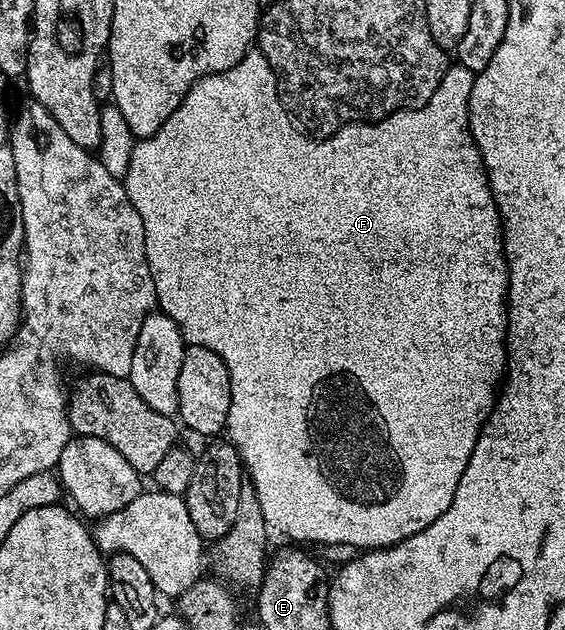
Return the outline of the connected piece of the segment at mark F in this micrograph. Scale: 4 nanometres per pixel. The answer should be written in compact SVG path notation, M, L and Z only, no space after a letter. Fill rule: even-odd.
M251 50L251 51L249 51L249 52L247 52L247 54L246 54L246 56L245 56L245 57L244 57L244 59L243 59L243 60L241 60L241 61L240 61L240 62L236 62L236 66L232 66L232 67L231 67L231 68L229 68L229 69L228 69L228 70L224 70L224 71L223 71L223 72L217 72L217 73L216 73L216 74L212 74L212 75L211 75L211 76L205 76L205 77L204 77L204 78L200 78L200 79L199 79L199 80L197 80L197 82L195 82L195 84L194 84L194 85L192 85L192 86L191 86L191 88L190 88L190 89L189 89L189 90L188 90L188 94L187 94L187 95L186 95L186 97L184 97L184 98L183 98L183 99L182 99L182 101L181 101L181 102L180 102L180 106L176 106L176 110L172 110L172 114L171 114L171 115L170 115L170 117L169 117L169 118L168 118L168 119L166 119L166 121L165 121L165 122L164 122L164 123L162 123L162 125L161 125L161 126L160 126L160 130L156 130L156 134L152 134L152 135L151 135L151 136L143 136L143 137L141 137L141 139L139 139L139 140L138 140L138 141L137 141L137 143L135 143L135 145L134 145L134 149L133 149L133 150L132 150L132 156L131 156L131 161L130 161L130 162L129 162L129 163L128 163L128 170L127 170L127 174L126 174L126 176L125 176L125 177L124 177L124 183L125 183L125 185L126 185L126 193L127 193L127 194L128 194L128 198L129 198L129 199L130 199L130 201L131 201L131 202L132 202L132 206L136 206L136 214L140 214L140 218L141 218L141 219L142 219L142 221L143 221L143 222L144 222L144 250L145 250L145 251L146 251L146 257L147 257L147 258L148 258L148 266L149 266L149 267L150 267L150 273L151 273L151 274L152 274L152 282L153 282L153 283L154 283L154 285L155 285L155 286L156 286L156 294L157 294L157 295L158 295L158 302L157 302L157 307L158 307L158 308L159 308L159 309L161 309L161 311L162 311L162 312L163 312L163 313L164 313L164 314L165 314L165 316L167 316L167 317L168 317L168 318L172 318L172 322L176 322L176 326L177 326L177 327L178 327L178 329L179 329L179 330L180 330L180 334L181 334L181 335L182 335L182 339L183 339L183 341L185 341L185 343L186 343L186 344L187 344L187 345L191 345L191 344L195 344L195 345L196 345L196 346L208 346L208 350L216 350L216 354L220 354L220 358L221 358L221 359L222 359L222 361L223 361L223 362L224 362L224 366L228 366L228 370L229 370L229 371L230 371L230 409L229 409L229 410L228 410L228 418L227 418L227 419L226 419L226 427L225 427L225 431L226 431L226 432L227 432L227 433L229 433L229 432L230 432L230 436L228 436L228 440L229 440L229 443L231 443L231 444L233 444L233 445L234 445L234 447L235 447L235 448L237 448L237 449L238 449L238 454L239 454L239 456L241 456L241 458L242 458L242 463L243 463L243 465L244 465L244 468L245 468L245 471L246 471L246 472L247 472L247 473L248 473L248 480L249 480L249 483L251 483L251 484L253 484L253 486L254 486L254 489L255 489L255 490L256 490L256 498L257 498L257 499L258 499L258 501L259 501L259 502L260 502L260 510L264 510L264 522L265 522L265 523L266 523L266 527L267 527L267 529L270 529L270 530L273 530L273 531L274 531L274 528L275 528L275 530L276 530L276 531L278 531L278 532L279 532L279 534L280 534L280 535L282 535L282 536L287 536L287 538L288 538L288 539L290 539L290 540L287 540L287 541L290 541L290 542L302 542L302 541L298 541L298 540L307 540L307 542L308 542L308 543L310 543L310 544L318 544L318 545L317 545L317 546L325 546L325 545L328 545L328 544L347 544L347 545L348 545L348 546L352 546L352 547L353 547L353 548L354 548L354 549L356 549L356 550L369 550L369 549L372 549L372 548L391 548L391 547L392 547L392 545L394 545L394 544L398 544L398 543L400 543L400 541L401 541L401 540L403 540L403 539L404 539L404 538L412 538L412 534L420 534L420 530L424 530L424 526L432 526L432 522L436 522L436 518L440 518L440 514L444 514L444 510L448 510L448 506L452 506L452 498L453 498L453 497L454 497L454 495L455 495L455 494L456 494L456 486L457 486L457 485L458 485L458 483L459 483L459 482L460 482L460 474L464 474L464 466L468 466L468 458L472 458L472 450L473 450L473 449L474 449L474 447L475 447L475 446L476 446L476 442L477 442L477 441L478 441L478 435L479 435L479 434L480 434L480 430L481 430L481 429L482 429L482 427L483 427L483 426L484 426L484 422L485 422L485 421L486 421L486 420L487 420L487 419L488 419L488 417L490 417L490 411L491 411L491 410L492 410L492 409L494 409L494 405L495 405L495 403L496 403L496 397L497 397L497 395L498 395L498 393L499 393L499 391L500 391L500 385L501 385L501 383L502 383L502 381L503 381L503 379L504 379L504 377L505 377L505 375L506 375L506 345L507 345L507 342L506 342L506 328L507 328L507 322L508 322L508 320L509 320L509 309L508 309L508 308L507 308L507 302L508 302L508 295L509 295L509 272L508 272L508 270L507 270L507 266L506 266L506 259L505 259L505 253L504 253L504 249L503 249L503 246L502 246L502 226L501 226L501 216L500 216L500 214L499 214L499 210L498 210L498 207L497 207L497 206L496 206L496 204L495 204L495 200L494 200L494 195L492 195L492 193L491 193L491 188L490 188L490 183L489 183L489 182L488 182L488 178L487 178L487 177L486 177L486 167L485 167L485 166L484 166L484 162L483 162L483 161L482 161L482 159L481 159L481 158L480 158L480 150L479 150L479 149L478 149L478 147L477 147L477 146L476 146L476 142L475 142L475 141L474 141L474 139L473 139L473 138L472 138L472 134L471 134L471 133L470 133L470 95L471 95L471 94L472 94L472 86L473 86L473 85L474 85L474 77L475 77L475 75L476 75L476 73L474 73L474 72L473 72L473 71L472 71L472 70L468 70L468 69L467 69L467 68L465 68L465 67L464 67L464 65L462 65L462 64L460 64L460 63L457 63L457 62L454 62L454 63L451 63L451 64L450 64L450 65L449 65L449 67L447 67L447 69L446 69L446 73L445 73L445 74L444 74L444 78L443 78L443 79L442 79L442 81L441 81L441 82L440 82L440 86L436 86L436 94L432 94L432 98L428 98L428 102L427 102L427 103L426 103L426 104L425 104L425 105L424 105L424 106L420 106L420 107L419 107L419 108L404 108L404 109L401 109L401 110L399 110L399 111L397 111L397 112L393 112L393 114L391 114L391 116L386 116L386 117L385 117L385 118L383 118L383 119L382 119L382 120L376 120L376 121L373 121L373 122L359 122L359 123L356 123L356 124L348 124L348 125L346 125L346 127L345 127L345 128L340 128L340 129L338 129L338 131L337 131L337 132L332 132L332 133L329 133L329 135L327 135L327 136L326 136L326 137L325 137L325 138L326 138L326 139L327 139L327 140L309 140L309 138L308 138L308 137L306 137L306 136L305 136L305 134L304 134L304 133L302 133L302 132L301 132L301 130L300 130L300 129L298 129L298 128L297 128L297 126L296 126L296 125L294 125L294 124L297 124L297 123L295 123L295 121L294 121L294 120L293 120L293 119L292 119L292 117L291 117L291 115L290 115L290 113L289 113L289 112L287 112L287 111L286 111L286 108L285 108L285 107L284 107L284 106L283 106L283 105L282 105L282 98L281 98L281 96L279 96L279 95L278 95L278 79L277 79L277 78L276 78L276 74L275 74L275 73L274 73L274 71L273 71L273 70L272 70L272 66L271 66L271 65L270 65L270 63L269 63L269 62L268 62L268 58L264 58L264 54L263 54L263 53L262 53L262 51L261 51L261 50Z

